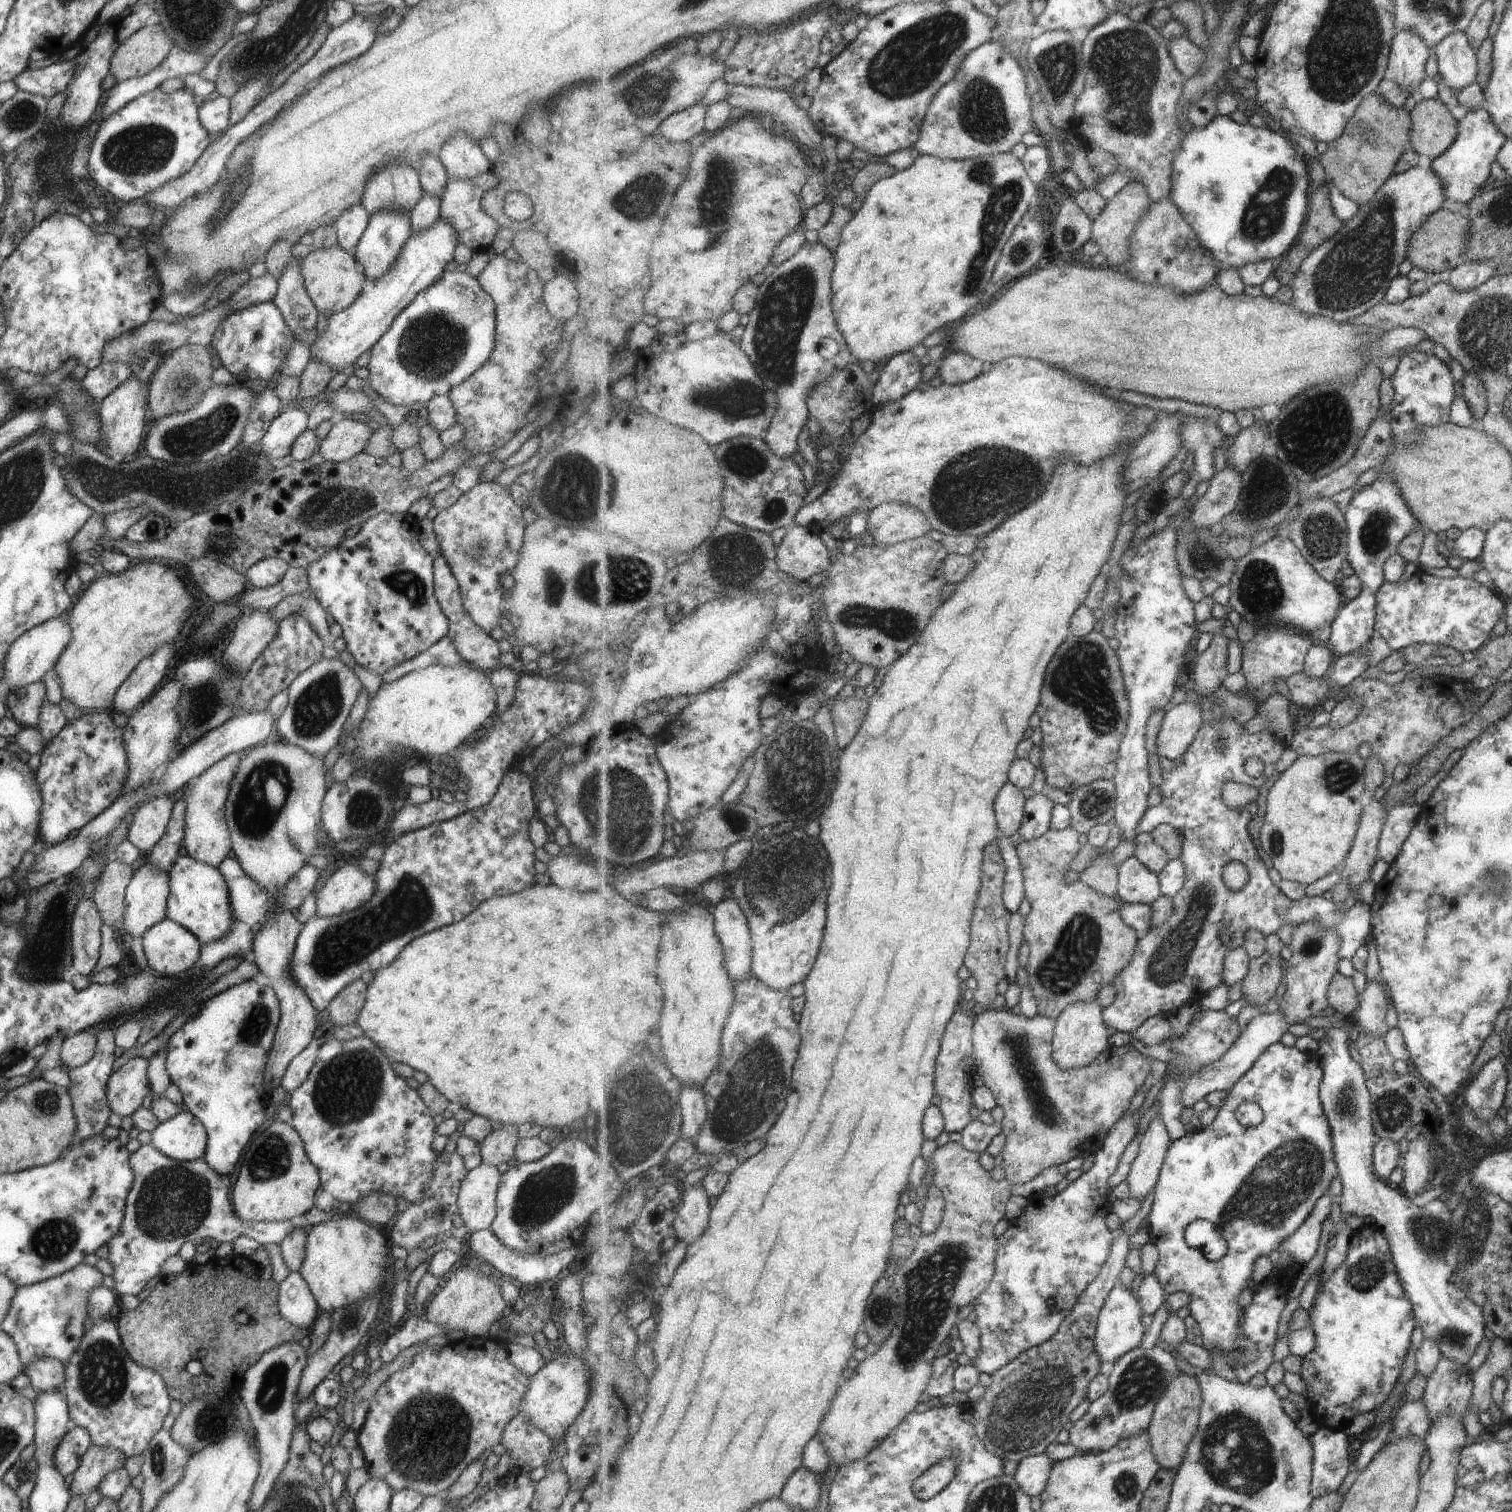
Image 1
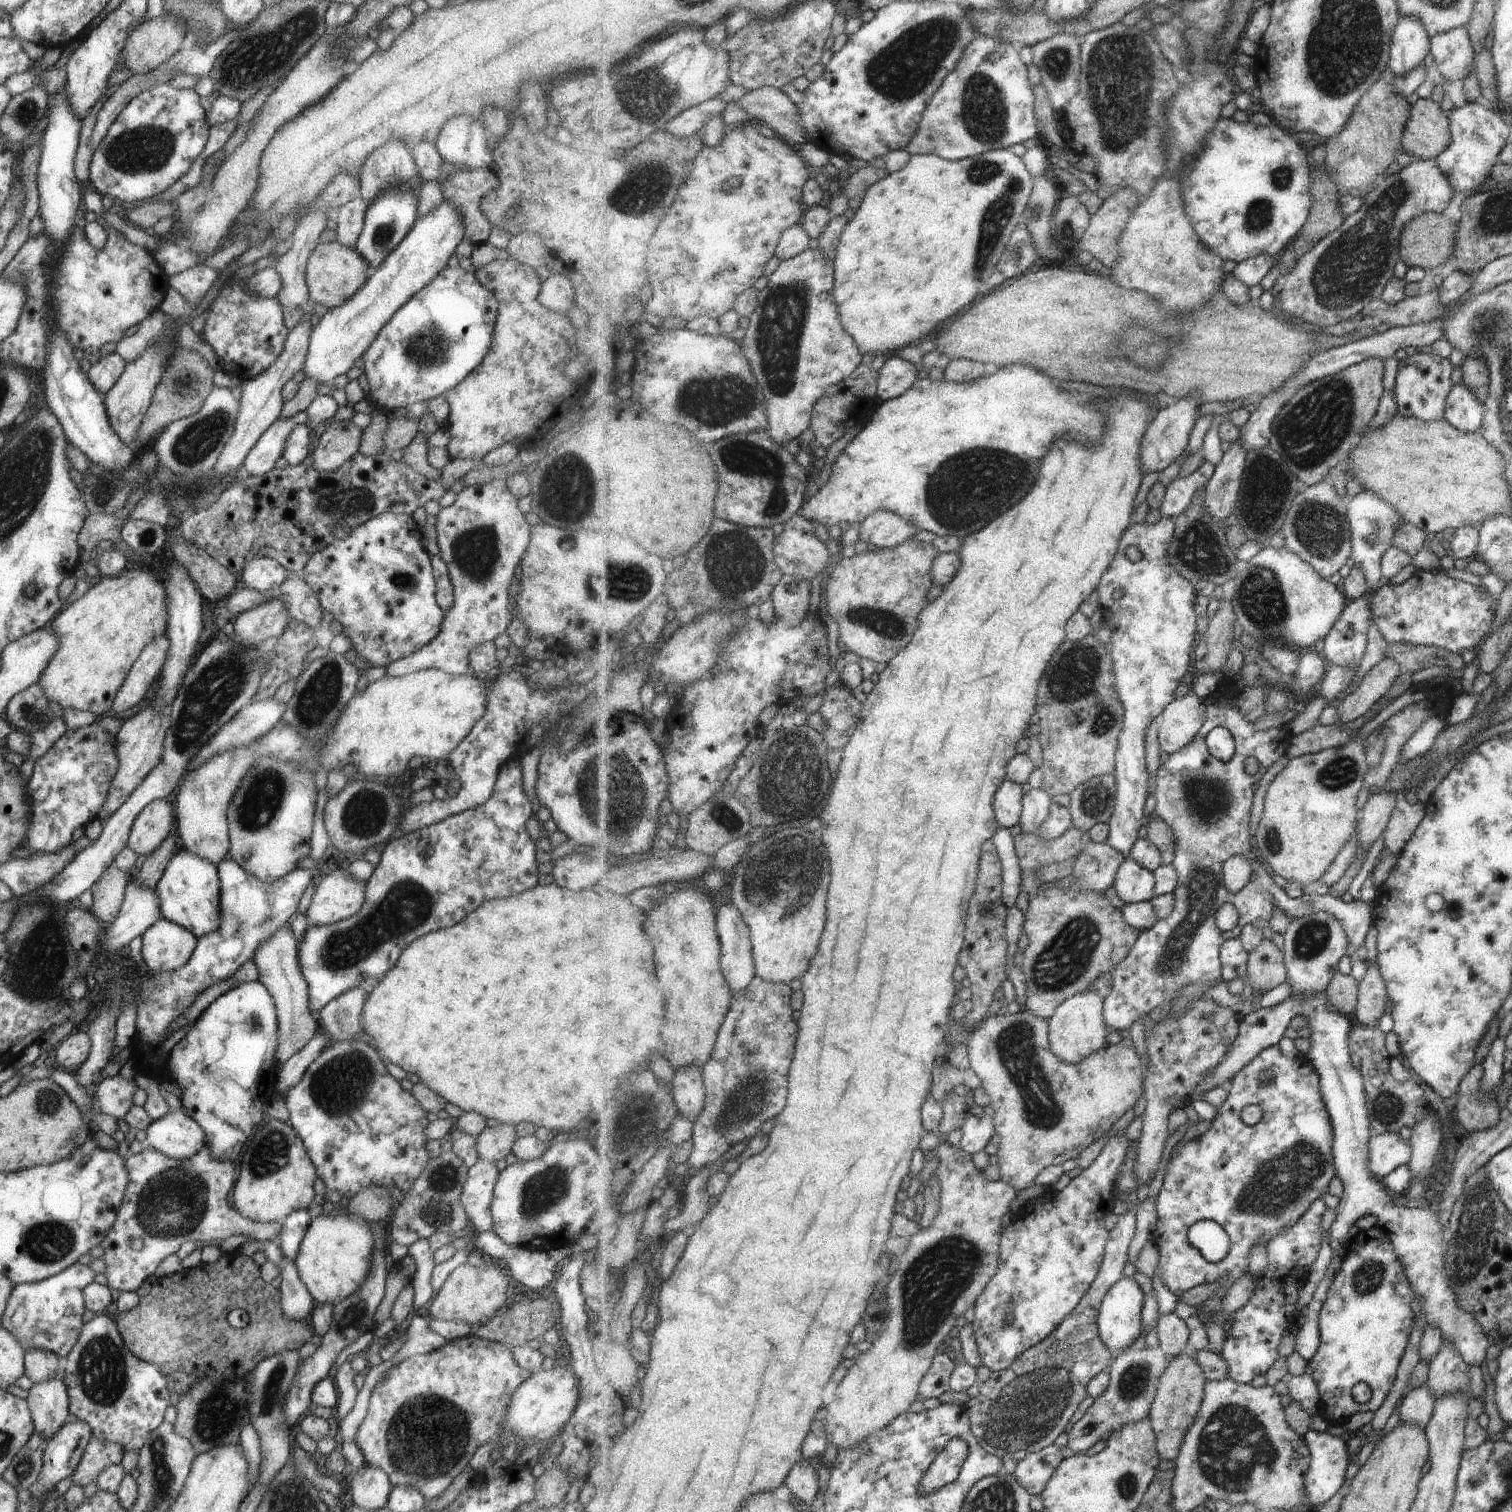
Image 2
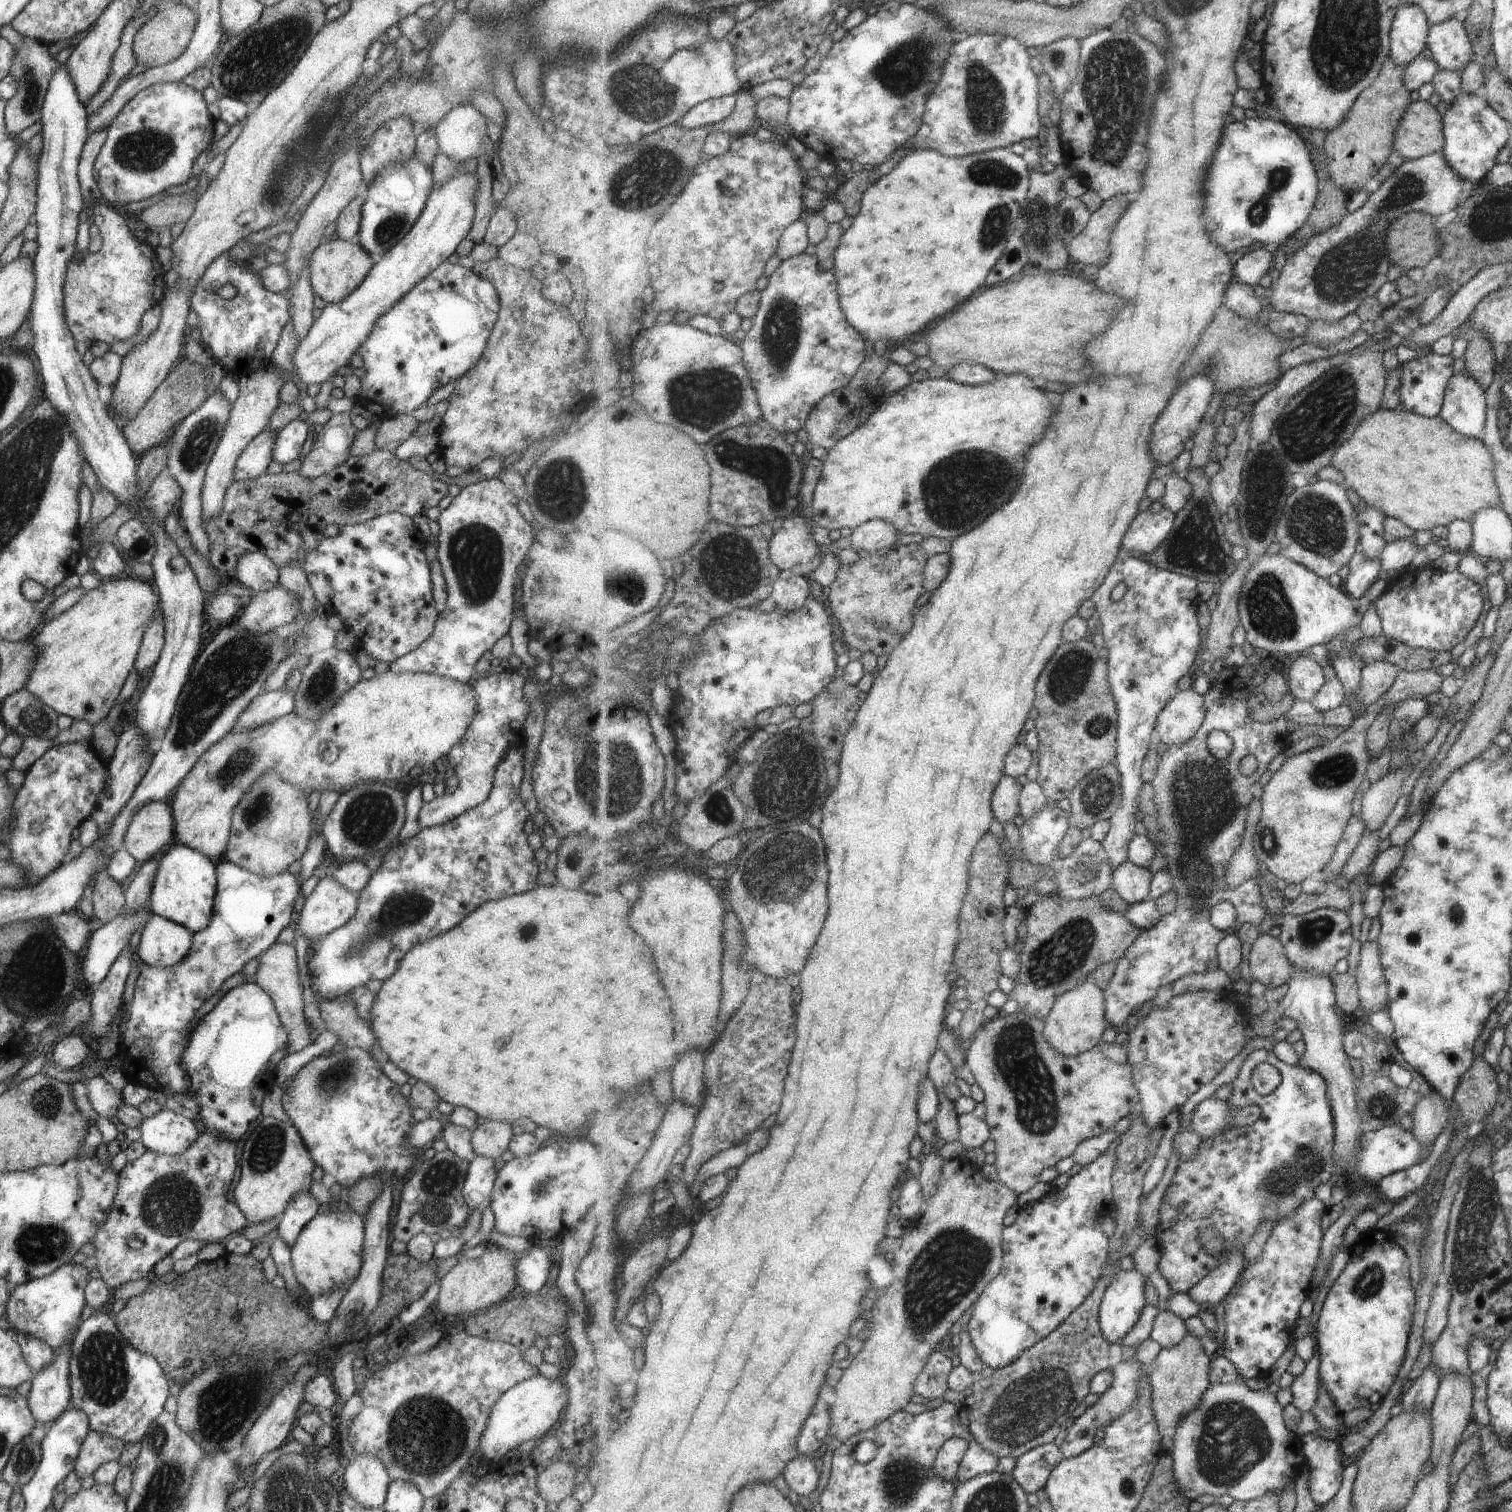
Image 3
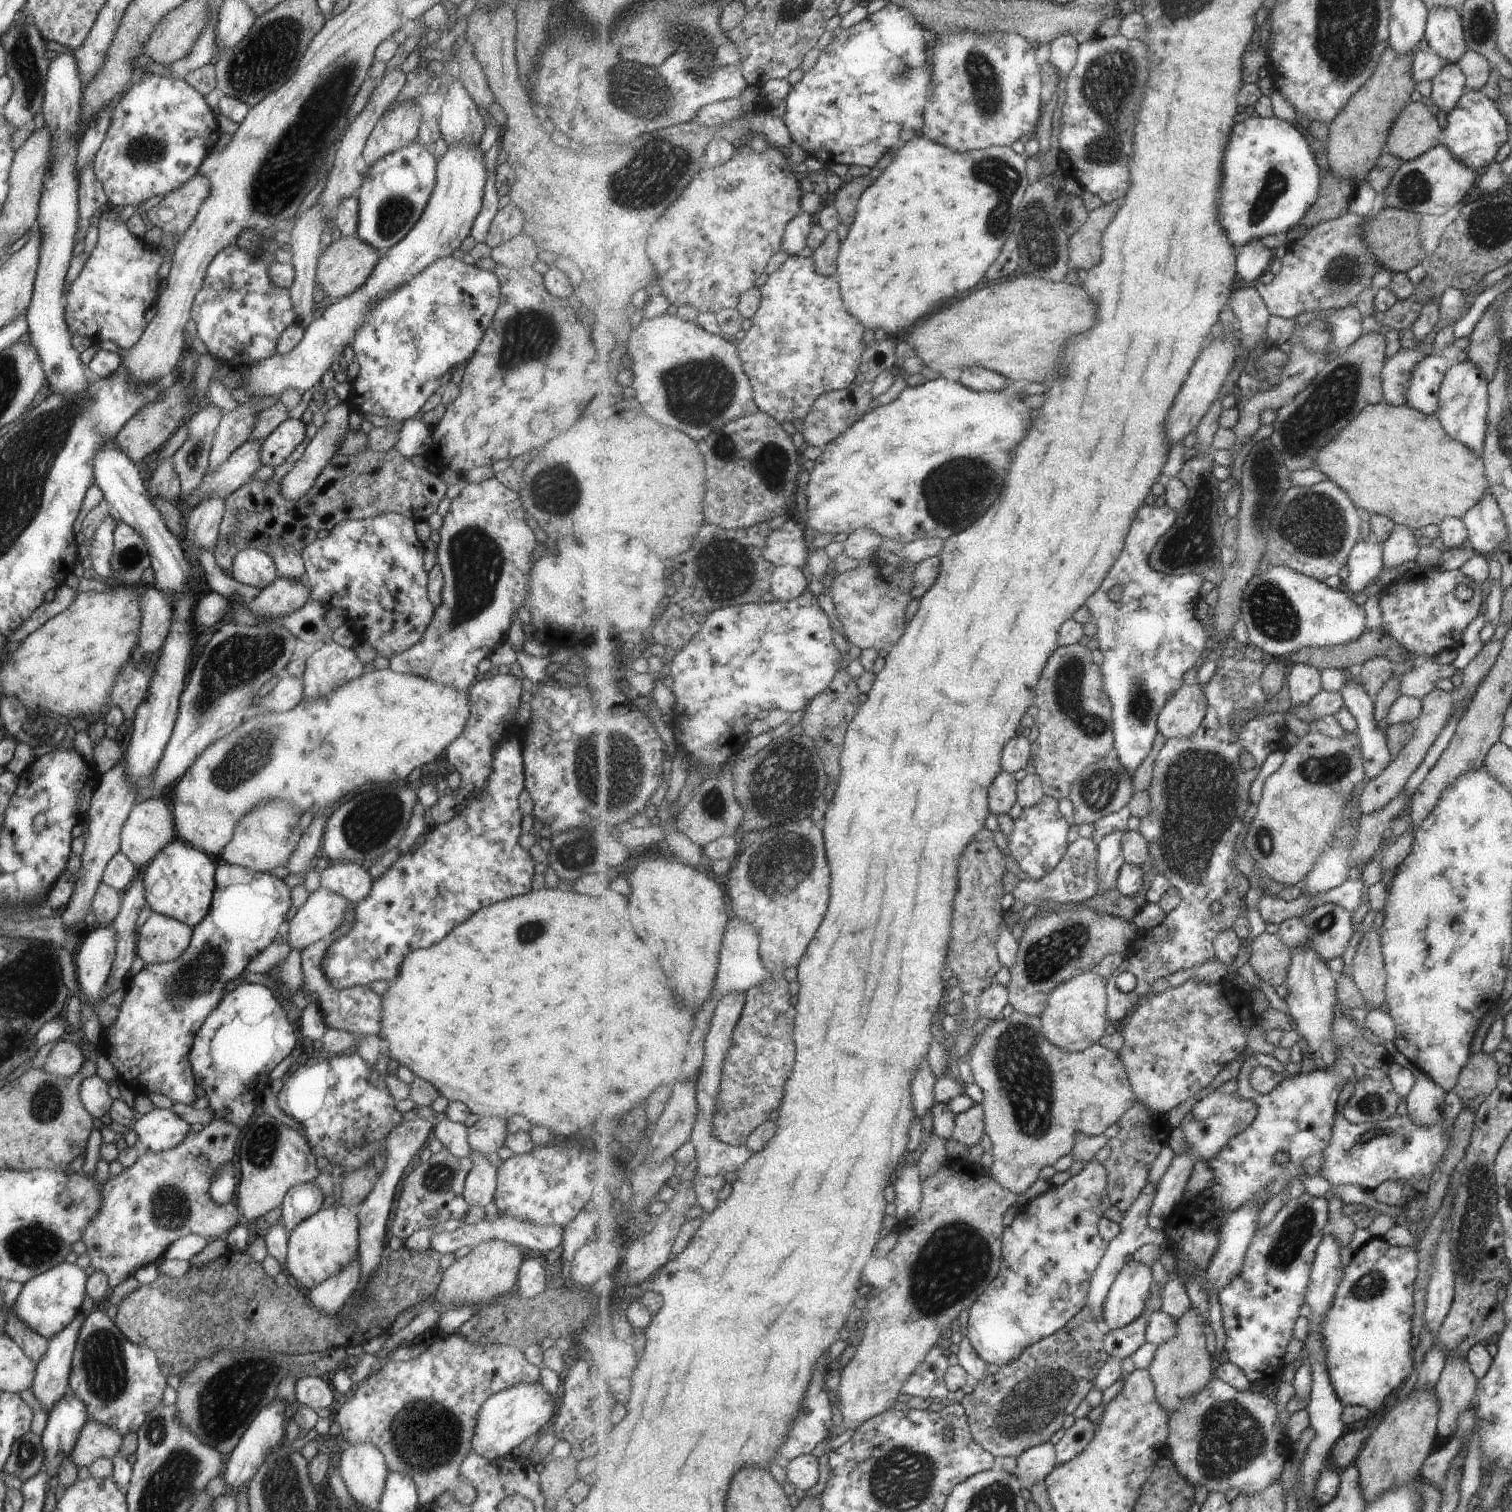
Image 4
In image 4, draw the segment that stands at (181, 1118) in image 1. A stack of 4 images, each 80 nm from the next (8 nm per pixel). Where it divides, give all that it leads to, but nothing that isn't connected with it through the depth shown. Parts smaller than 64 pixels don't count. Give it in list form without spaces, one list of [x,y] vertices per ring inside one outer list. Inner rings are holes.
[[[153,1108],[136,1117],[131,1126],[140,1150],[161,1152],[177,1146],[188,1134],[189,1125],[170,1109]]]

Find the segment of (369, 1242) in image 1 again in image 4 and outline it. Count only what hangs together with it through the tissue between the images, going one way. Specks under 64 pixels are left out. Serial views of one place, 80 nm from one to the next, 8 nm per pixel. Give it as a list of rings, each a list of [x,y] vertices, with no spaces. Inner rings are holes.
[[[339,1204],[321,1208],[298,1222],[289,1232],[285,1273],[289,1281],[305,1291],[315,1288],[326,1278],[345,1268],[358,1251],[358,1218],[349,1207]]]

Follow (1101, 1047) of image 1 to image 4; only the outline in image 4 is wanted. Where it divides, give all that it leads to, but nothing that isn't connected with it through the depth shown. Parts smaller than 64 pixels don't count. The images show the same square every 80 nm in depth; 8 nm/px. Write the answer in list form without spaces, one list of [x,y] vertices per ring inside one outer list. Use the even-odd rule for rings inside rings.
[[[1087,971],[1061,983],[1049,997],[1045,1012],[1040,1016],[1045,1036],[1058,1047],[1073,1053],[1087,1050],[1097,1044],[1110,1025],[1108,1017],[1108,981]]]

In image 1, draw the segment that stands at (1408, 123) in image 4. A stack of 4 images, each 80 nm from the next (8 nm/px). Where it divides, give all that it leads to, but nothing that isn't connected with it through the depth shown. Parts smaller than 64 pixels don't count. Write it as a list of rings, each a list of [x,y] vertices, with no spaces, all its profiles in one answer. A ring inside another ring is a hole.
[[[1417,98],[1408,114],[1412,121],[1409,148],[1430,160],[1439,157],[1456,137],[1456,121],[1438,98]]]

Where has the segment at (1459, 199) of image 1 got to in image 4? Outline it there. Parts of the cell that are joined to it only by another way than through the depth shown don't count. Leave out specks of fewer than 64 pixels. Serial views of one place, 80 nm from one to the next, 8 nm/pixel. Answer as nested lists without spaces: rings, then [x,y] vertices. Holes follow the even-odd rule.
[[[1465,90],[1451,112],[1446,114],[1441,142],[1452,157],[1472,171],[1480,173],[1495,162],[1497,149],[1506,142],[1508,124],[1496,109],[1494,102],[1479,91]]]

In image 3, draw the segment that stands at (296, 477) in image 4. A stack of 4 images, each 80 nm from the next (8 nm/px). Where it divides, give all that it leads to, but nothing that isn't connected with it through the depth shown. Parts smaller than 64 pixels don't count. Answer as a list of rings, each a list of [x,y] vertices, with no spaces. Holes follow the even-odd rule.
[[[350,413],[332,414],[315,433],[310,450],[303,458],[298,473],[308,479],[329,472],[348,456],[356,430],[351,425]]]

